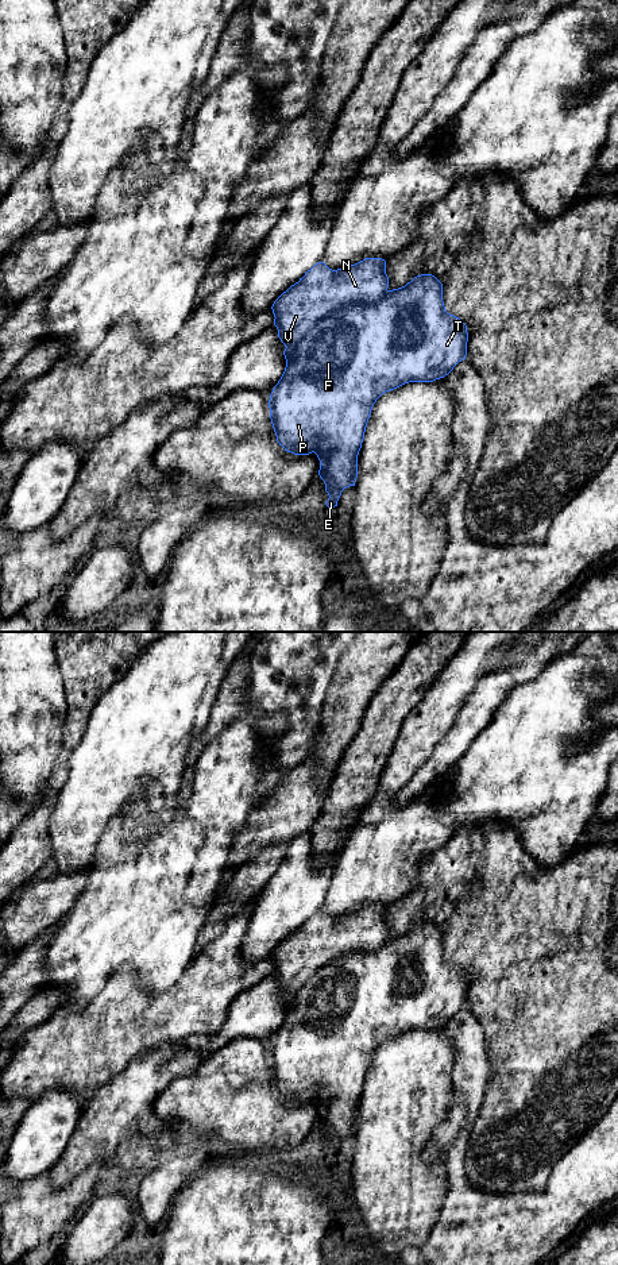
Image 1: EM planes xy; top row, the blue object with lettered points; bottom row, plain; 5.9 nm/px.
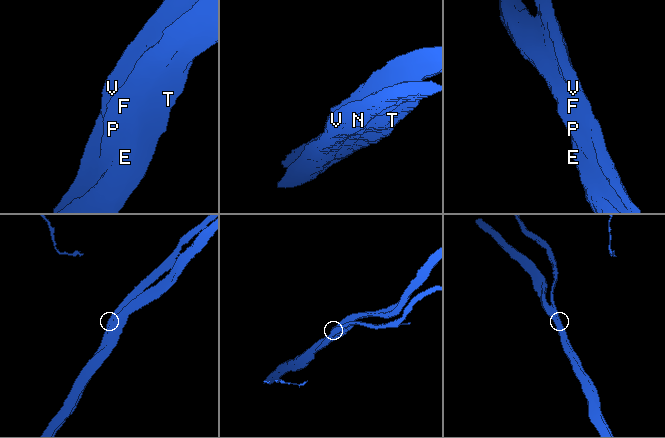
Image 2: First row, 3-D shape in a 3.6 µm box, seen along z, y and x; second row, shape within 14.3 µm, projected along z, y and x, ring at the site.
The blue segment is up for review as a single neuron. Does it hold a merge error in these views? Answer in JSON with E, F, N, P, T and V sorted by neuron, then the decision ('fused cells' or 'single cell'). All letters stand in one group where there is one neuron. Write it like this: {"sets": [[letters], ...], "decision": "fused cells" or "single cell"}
{"sets": [["E", "F", "N", "P", "T", "V"]], "decision": "single cell"}

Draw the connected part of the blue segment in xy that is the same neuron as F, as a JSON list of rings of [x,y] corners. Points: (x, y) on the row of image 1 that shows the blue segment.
[[[364,258],[337,270],[318,262],[271,306],[278,338],[286,347],[286,367],[269,400],[271,424],[277,441],[285,451],[294,455],[317,455],[318,475],[329,495],[325,502],[328,508],[337,506],[341,491],[355,486],[358,455],[376,400],[409,382],[444,378],[467,355],[467,325],[445,311],[443,284],[434,275],[421,274],[402,288],[387,288],[386,261],[382,258]]]

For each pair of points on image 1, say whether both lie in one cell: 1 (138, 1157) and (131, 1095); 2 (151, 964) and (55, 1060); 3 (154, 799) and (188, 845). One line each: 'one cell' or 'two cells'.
1: one cell
2: two cells
3: one cell

